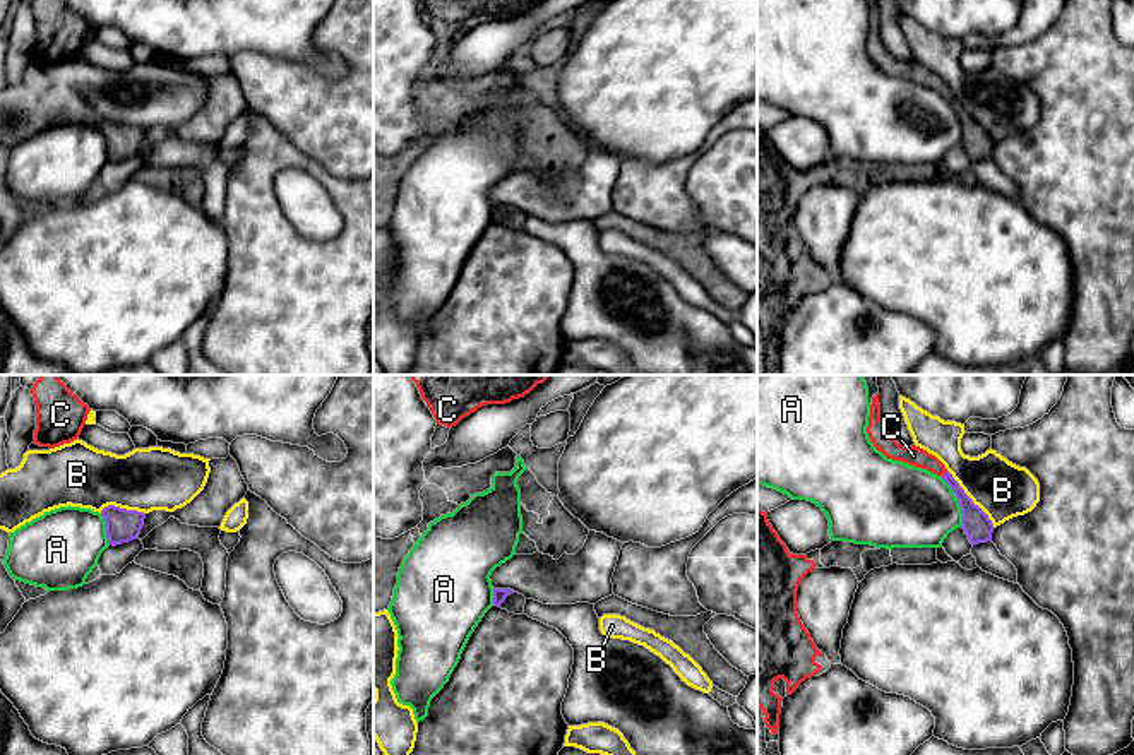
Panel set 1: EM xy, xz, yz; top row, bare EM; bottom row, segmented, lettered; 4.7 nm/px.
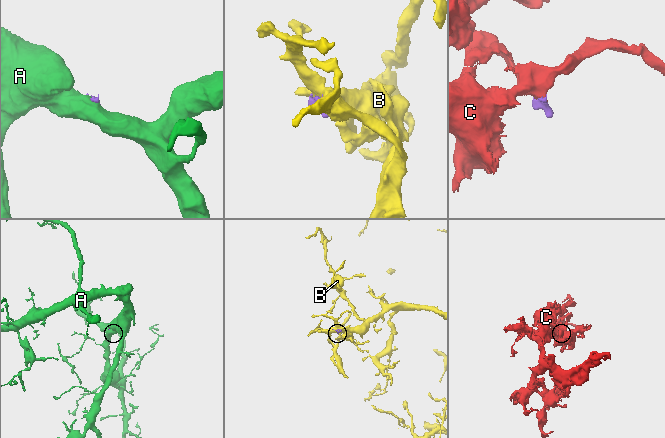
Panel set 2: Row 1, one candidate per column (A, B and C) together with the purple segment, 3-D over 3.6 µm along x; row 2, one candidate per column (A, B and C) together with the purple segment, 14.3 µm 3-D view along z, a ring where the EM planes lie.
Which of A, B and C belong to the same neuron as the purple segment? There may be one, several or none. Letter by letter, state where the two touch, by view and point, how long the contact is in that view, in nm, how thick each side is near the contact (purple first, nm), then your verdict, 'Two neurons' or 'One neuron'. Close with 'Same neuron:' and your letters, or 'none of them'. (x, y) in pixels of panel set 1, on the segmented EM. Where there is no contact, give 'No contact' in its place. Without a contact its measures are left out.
A: Touches purple at yz (958, 500). Shared border 260 nm. Thickness 140 nm (purple) against 380 nm. Two neurons
B: Touches purple at yz (970, 499). Shared border 360 nm. Thickness 140 nm (purple) against 280 nm. Two neurons
C: Touches purple at yz (946, 473). Shared border 50 nm. Thickness 110 nm (purple) against 90 nm. One neuron
Same neuron: C

